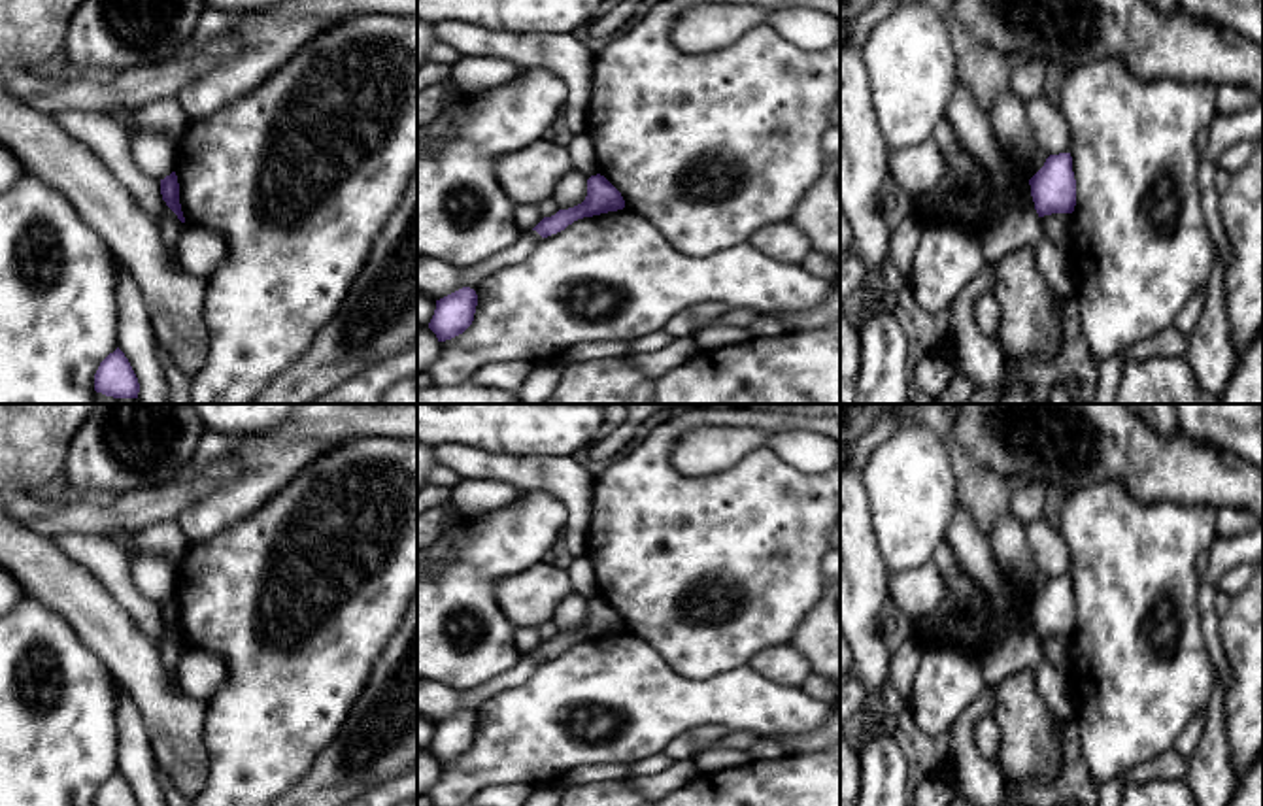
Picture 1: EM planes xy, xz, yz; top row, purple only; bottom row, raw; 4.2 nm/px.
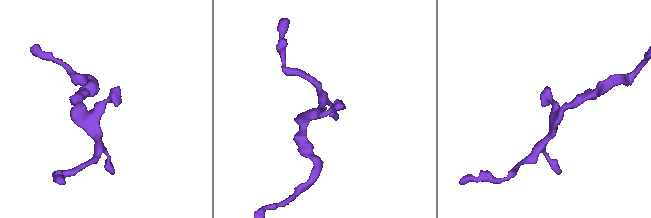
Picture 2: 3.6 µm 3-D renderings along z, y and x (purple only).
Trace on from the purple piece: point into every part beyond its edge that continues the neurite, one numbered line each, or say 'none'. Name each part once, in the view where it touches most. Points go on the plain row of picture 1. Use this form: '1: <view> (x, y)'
none

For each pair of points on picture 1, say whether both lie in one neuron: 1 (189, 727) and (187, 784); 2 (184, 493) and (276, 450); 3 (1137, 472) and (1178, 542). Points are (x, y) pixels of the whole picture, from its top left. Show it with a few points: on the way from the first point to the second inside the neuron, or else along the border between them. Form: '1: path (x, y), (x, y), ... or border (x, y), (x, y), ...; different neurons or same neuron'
1: path (187, 740), (187, 771); same neuron
2: border (233, 452), (236, 470), (202, 497); different neurons
3: border (1114, 480), (1143, 503), (1177, 501), (1197, 504); different neurons

